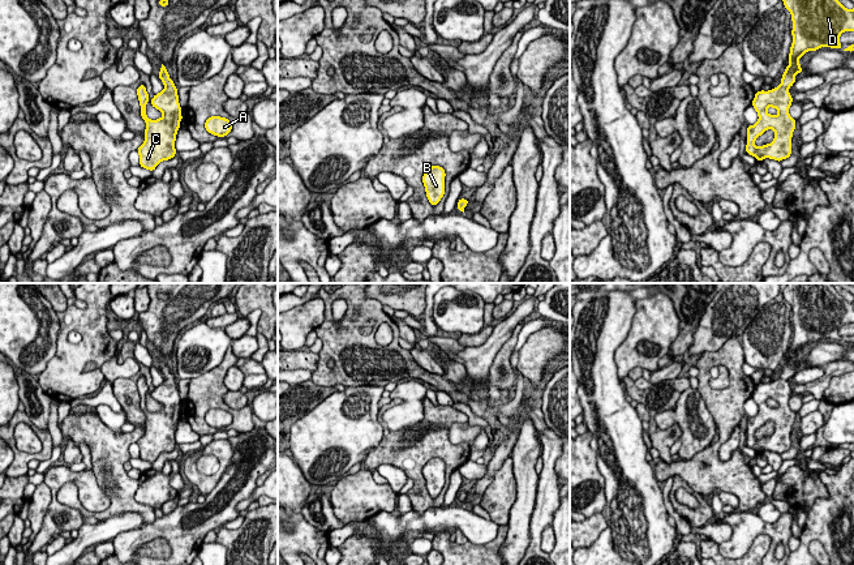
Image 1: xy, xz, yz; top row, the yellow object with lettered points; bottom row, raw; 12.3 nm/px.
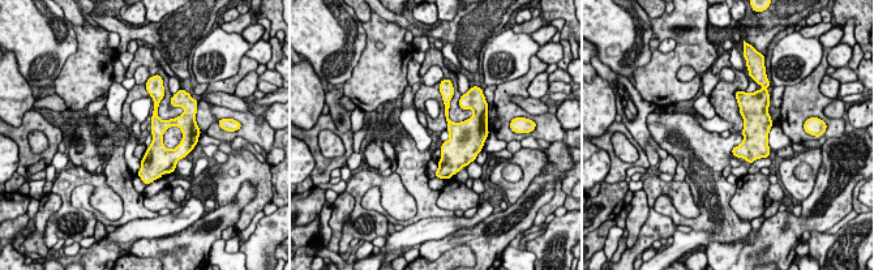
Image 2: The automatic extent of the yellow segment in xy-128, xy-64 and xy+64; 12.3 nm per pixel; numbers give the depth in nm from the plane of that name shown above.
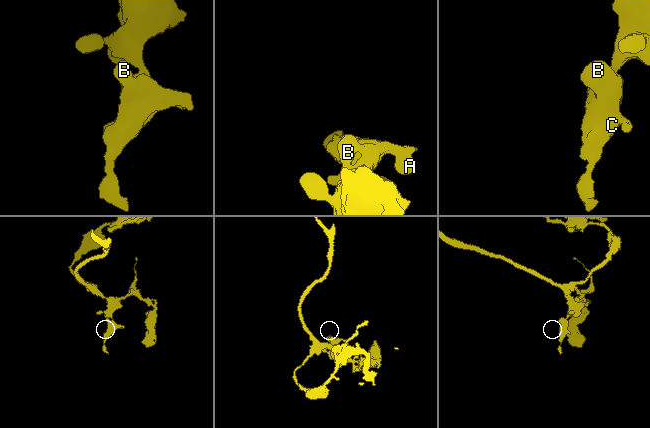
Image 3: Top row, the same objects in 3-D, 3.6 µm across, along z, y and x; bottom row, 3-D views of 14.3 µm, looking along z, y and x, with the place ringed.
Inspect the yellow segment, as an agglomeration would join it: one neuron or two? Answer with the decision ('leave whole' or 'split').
leave whole

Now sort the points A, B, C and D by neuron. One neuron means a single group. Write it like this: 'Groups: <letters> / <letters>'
Groups: A B C D

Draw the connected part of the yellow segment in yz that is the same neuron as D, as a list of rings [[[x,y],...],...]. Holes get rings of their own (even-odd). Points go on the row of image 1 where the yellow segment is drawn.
[[[782,0],[784,7],[791,13],[793,43],[790,47],[789,67],[785,67],[781,84],[768,91],[755,93],[752,107],[759,115],[758,123],[747,127],[746,153],[758,162],[764,158],[781,162],[791,155],[791,137],[795,120],[789,114],[793,97],[789,87],[794,85],[795,76],[803,69],[799,59],[807,51],[820,47],[841,50],[840,35],[854,31],[854,9],[849,10],[838,0]],[[767,129],[774,130],[774,140],[760,147],[755,140]]]

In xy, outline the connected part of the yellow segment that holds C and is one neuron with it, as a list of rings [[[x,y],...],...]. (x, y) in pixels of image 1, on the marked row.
[[[163,64],[159,69],[160,73],[158,76],[166,87],[159,94],[155,94],[150,103],[153,107],[163,112],[160,119],[150,120],[146,116],[149,94],[143,84],[137,89],[141,117],[146,123],[146,138],[137,149],[137,153],[140,155],[140,166],[151,172],[162,160],[168,160],[175,157],[176,134],[180,128],[180,121],[184,117],[181,115],[183,108],[179,103],[175,82],[169,78],[167,68]]]

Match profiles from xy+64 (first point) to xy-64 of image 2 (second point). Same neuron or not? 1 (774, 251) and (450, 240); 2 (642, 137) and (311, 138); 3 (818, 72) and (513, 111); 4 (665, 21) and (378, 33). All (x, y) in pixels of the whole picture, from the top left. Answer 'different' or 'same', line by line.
1: same
2: different
3: same
4: same

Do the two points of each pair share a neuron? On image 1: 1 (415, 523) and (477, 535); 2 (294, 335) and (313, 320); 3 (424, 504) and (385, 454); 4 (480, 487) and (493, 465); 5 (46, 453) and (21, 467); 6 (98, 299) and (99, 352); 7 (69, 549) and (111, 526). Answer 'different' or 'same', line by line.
1: same
2: same
3: same
4: same
5: same
6: same
7: same

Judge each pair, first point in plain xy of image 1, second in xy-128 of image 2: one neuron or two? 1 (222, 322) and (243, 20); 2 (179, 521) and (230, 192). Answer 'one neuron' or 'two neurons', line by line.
1: one neuron
2: two neurons

